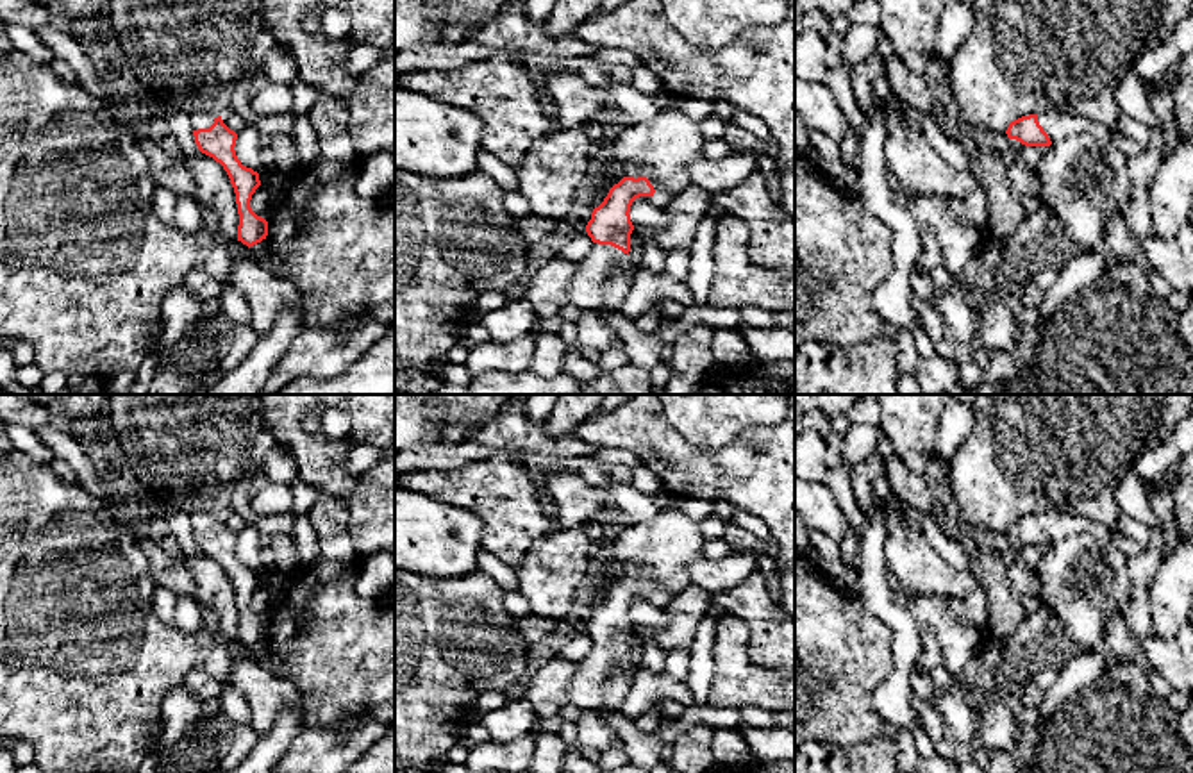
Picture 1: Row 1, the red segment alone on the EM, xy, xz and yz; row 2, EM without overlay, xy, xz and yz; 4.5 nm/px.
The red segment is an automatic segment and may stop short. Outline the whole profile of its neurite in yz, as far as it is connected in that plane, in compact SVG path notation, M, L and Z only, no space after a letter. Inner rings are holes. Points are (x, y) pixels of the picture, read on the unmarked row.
M1045 509L1038 514L1022 516L1009 523L1005 530L1009 539L1025 546L1050 546L1077 534L1089 534L1098 541L1111 541L1113 530L1086 516Z

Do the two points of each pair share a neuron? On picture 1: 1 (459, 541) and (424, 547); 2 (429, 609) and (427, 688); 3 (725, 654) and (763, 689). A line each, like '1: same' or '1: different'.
1: same
2: same
3: same

